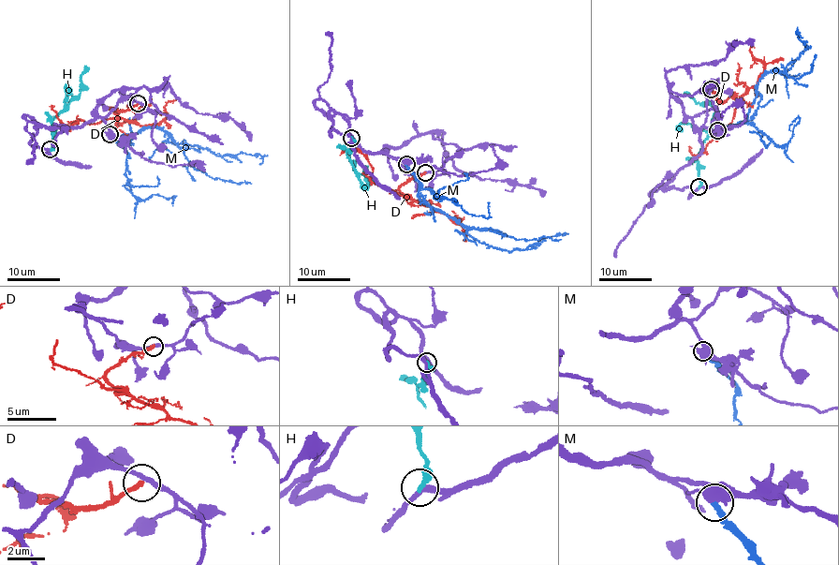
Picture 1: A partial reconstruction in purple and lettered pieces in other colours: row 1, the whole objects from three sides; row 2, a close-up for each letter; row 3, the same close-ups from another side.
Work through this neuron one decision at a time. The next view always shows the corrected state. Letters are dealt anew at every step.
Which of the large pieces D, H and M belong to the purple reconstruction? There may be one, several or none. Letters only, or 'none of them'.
none of them

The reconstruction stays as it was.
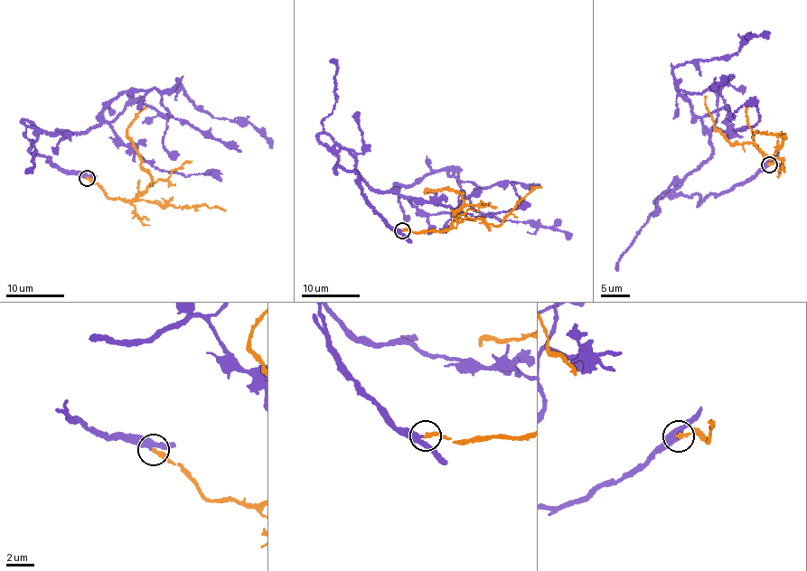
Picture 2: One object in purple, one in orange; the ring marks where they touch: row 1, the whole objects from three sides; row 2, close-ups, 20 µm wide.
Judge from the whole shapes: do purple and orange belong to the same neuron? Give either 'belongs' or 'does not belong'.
belongs

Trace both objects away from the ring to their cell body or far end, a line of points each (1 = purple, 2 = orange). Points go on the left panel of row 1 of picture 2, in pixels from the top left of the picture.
1: (86, 178), (32, 153), (38, 131), (85, 133), (124, 93), (176, 79), (196, 107), (252, 124), (272, 147)
2: (86, 178), (108, 198), (125, 200), (136, 199), (152, 182), (127, 134), (127, 126), (145, 107)

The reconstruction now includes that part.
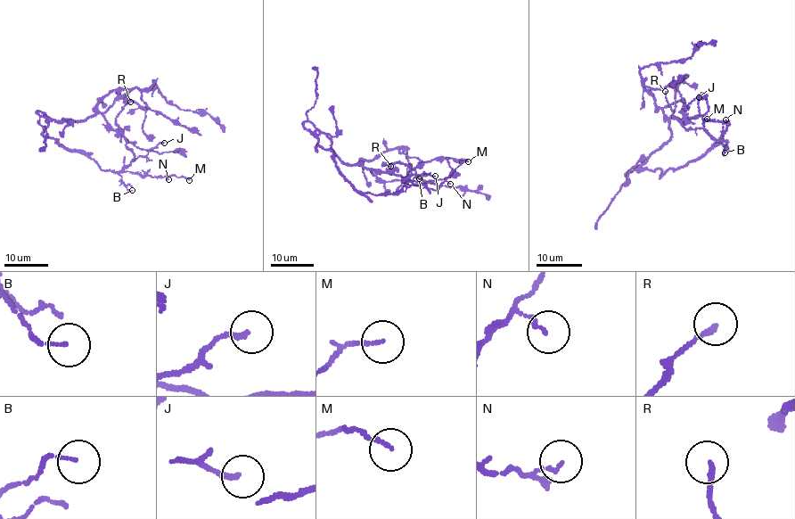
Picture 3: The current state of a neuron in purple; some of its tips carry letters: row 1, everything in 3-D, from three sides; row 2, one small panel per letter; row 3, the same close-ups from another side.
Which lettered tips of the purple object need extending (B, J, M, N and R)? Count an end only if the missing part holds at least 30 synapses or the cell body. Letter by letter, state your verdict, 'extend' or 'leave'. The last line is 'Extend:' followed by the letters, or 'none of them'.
B: leave
J: leave
M: leave
N: leave
R: leave
Extend: none of them

